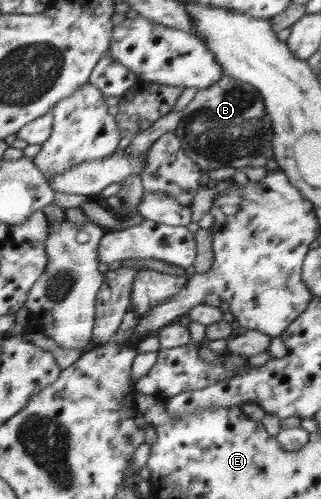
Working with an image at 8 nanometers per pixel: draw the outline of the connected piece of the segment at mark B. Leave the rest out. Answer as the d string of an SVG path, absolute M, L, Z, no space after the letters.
M223 76L218 83L206 87L206 89L196 91L194 98L182 110L182 119L173 132L184 143L185 153L199 166L204 177L208 177L208 171L212 171L212 169L230 167L238 170L245 168L259 155L269 154L272 150L272 139L274 139L272 120L266 114L264 100L262 100L259 90L253 85L227 76Z

